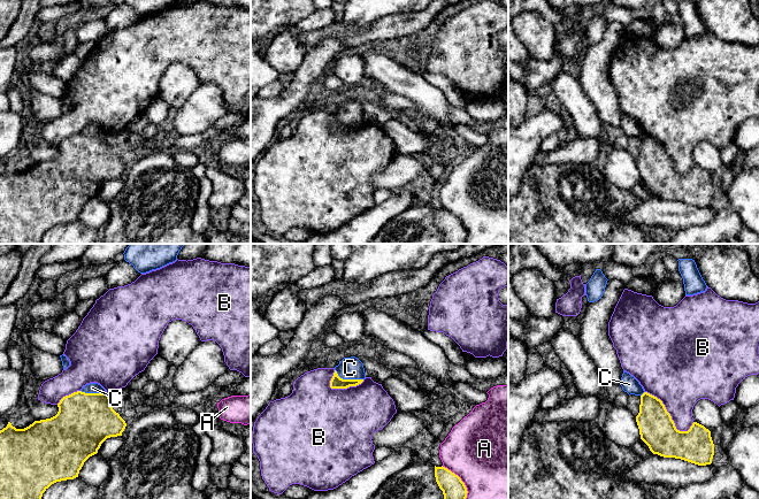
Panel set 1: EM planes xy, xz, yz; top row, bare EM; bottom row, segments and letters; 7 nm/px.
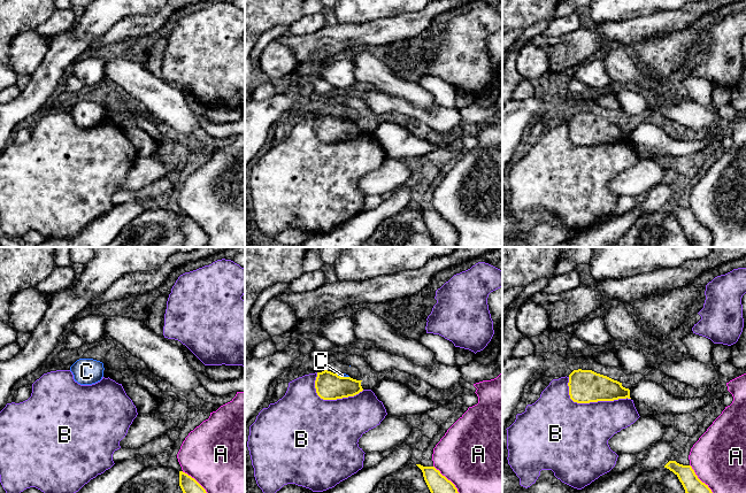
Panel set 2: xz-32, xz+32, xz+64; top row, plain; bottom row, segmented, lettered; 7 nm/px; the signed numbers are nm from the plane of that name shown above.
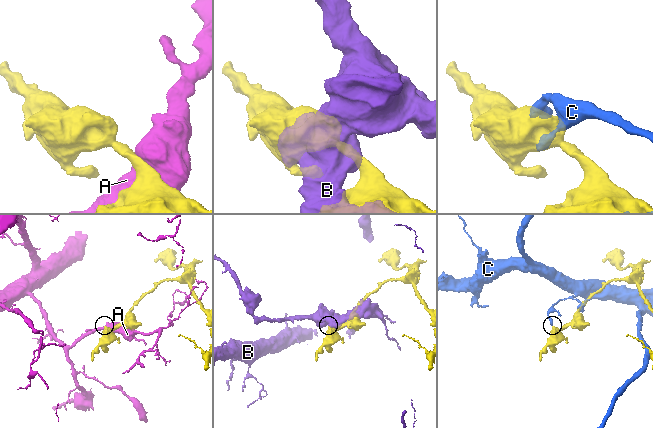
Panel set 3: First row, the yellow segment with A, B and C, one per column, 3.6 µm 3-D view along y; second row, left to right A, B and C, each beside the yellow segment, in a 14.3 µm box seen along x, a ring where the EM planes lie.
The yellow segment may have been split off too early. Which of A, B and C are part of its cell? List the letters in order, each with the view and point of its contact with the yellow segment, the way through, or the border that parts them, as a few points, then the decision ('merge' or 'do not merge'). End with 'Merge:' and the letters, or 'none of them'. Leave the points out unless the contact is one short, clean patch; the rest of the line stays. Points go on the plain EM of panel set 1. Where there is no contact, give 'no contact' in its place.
A: meets yellow in xz at (461, 223); do not merge
B: meets yellow in yz at (669, 156); do not merge
C: meets yellow in xz at (347, 122); border along xz (335, 112), (343, 121), (362, 122); do not merge
Merge: none of them

